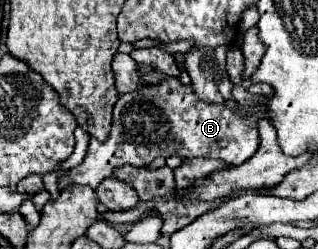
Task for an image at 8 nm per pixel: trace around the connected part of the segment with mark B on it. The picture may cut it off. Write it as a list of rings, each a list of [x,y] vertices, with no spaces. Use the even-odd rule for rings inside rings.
[[[168,78],[168,94],[164,84],[142,86],[134,92],[120,94],[114,104],[114,124],[108,142],[98,142],[90,138],[88,154],[84,162],[72,168],[68,174],[58,176],[58,188],[64,190],[68,184],[80,184],[96,188],[104,178],[112,176],[112,170],[124,164],[148,166],[154,158],[180,156],[186,158],[214,158],[228,166],[238,166],[246,162],[258,150],[258,130],[256,116],[238,116],[222,104],[202,102],[192,86],[184,86],[178,78]]]

